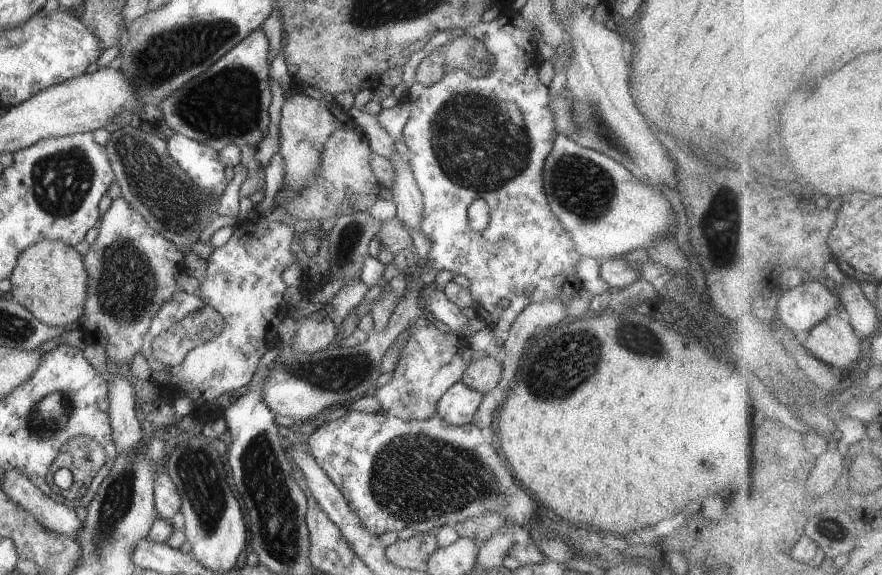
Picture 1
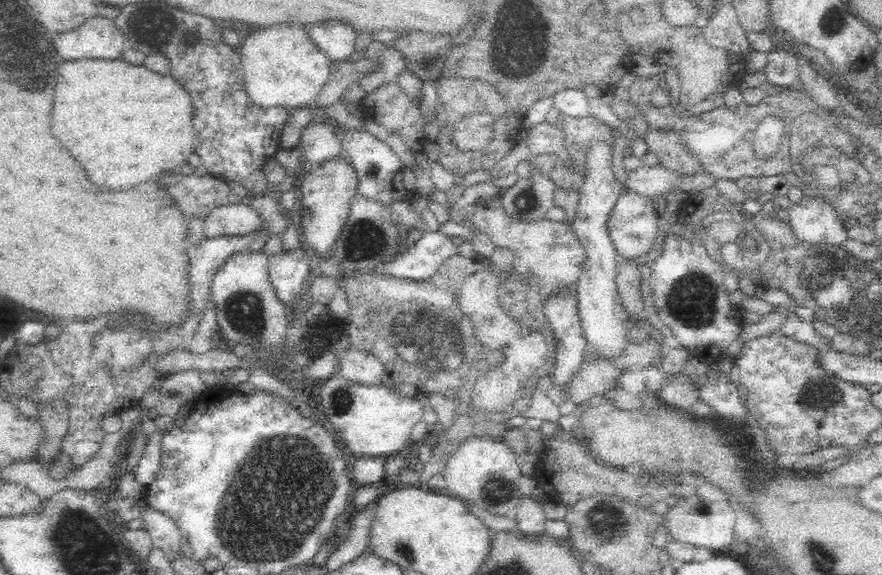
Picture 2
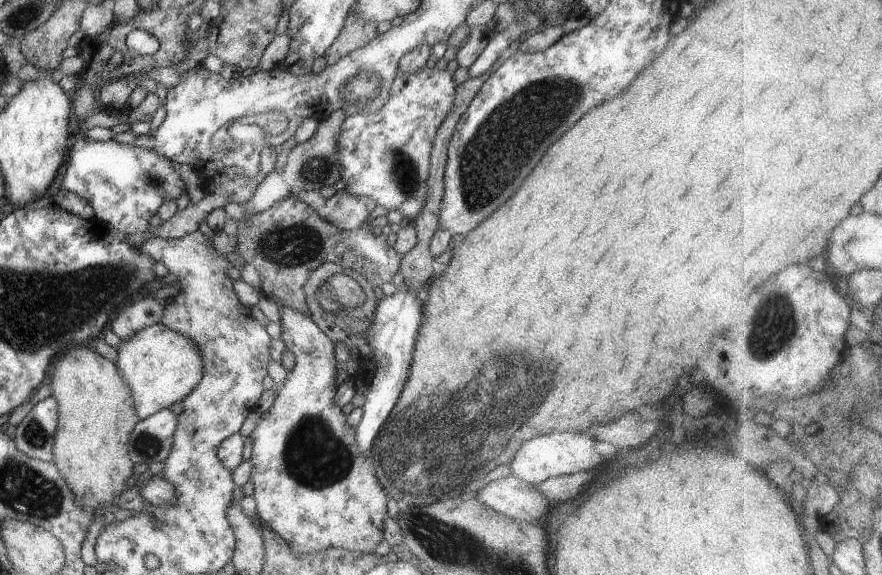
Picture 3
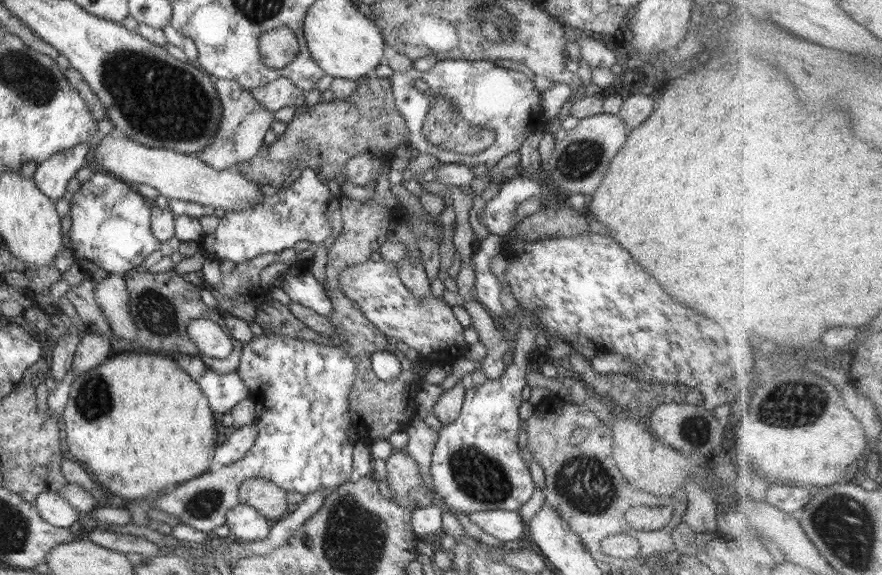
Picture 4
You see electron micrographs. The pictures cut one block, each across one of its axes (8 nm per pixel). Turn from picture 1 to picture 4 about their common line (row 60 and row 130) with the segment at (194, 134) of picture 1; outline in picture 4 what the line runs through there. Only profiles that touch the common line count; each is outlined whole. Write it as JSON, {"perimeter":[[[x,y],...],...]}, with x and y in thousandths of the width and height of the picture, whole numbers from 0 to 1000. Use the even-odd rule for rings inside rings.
{"perimeter":[[[247,136],[243,137],[241,144],[252,183],[251,210],[247,216],[247,233],[243,237],[241,245],[235,256],[228,261],[228,273],[236,289],[245,296],[264,296],[268,285],[293,268],[300,250],[302,230],[307,226],[312,202],[270,143]]]}

